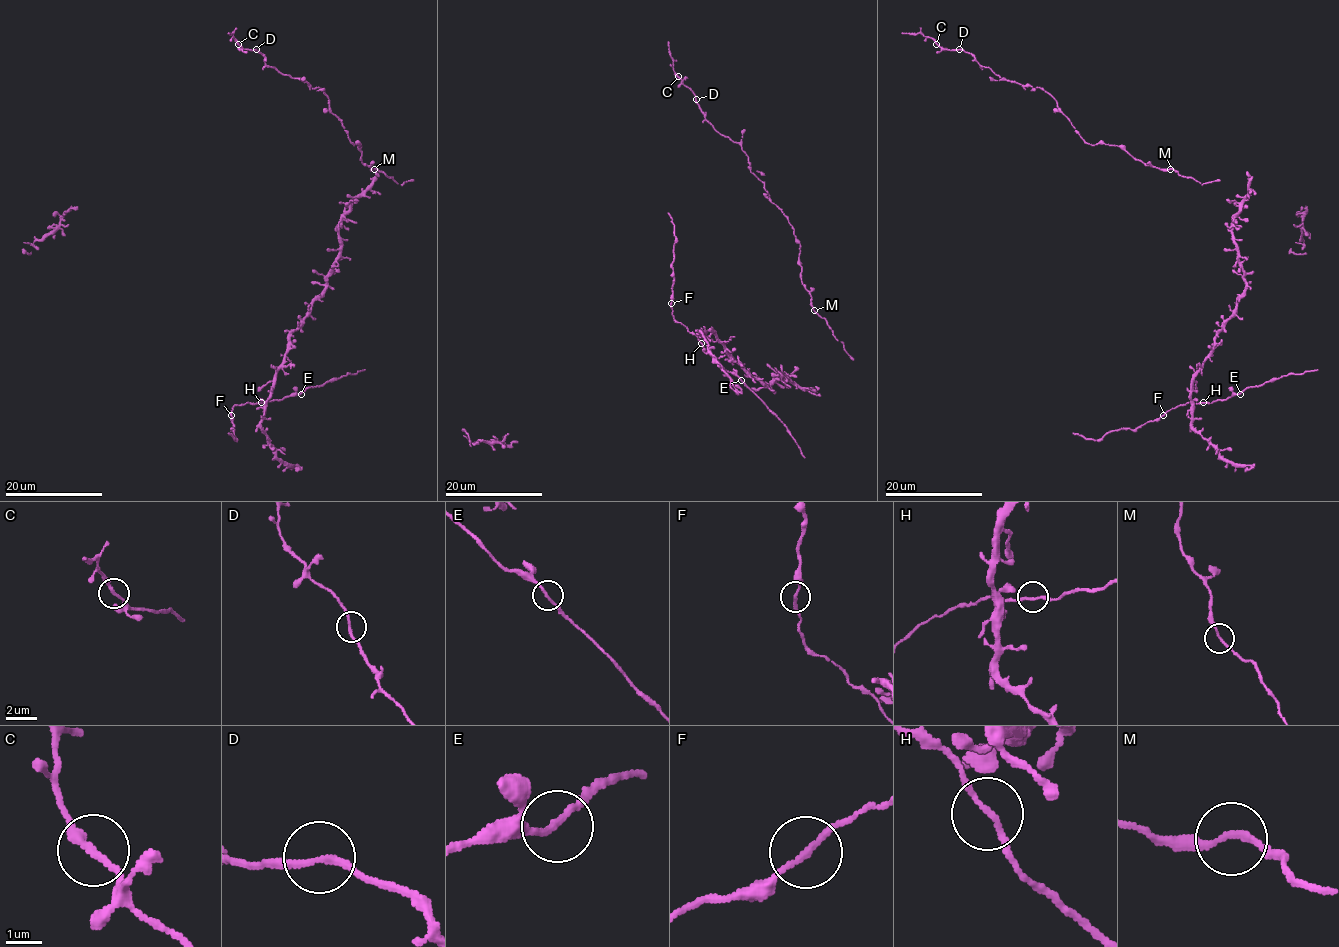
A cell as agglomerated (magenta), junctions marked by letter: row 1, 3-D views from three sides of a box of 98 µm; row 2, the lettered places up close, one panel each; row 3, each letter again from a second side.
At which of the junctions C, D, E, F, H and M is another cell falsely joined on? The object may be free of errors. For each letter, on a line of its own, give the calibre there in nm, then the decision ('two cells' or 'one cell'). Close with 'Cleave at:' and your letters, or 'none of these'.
C: calibre 190 nm; one cell
D: calibre 180 nm; one cell
E: calibre 170 nm; one cell
F: calibre 170 nm; two cells
H: calibre 160 nm; one cell
M: calibre 180 nm; one cell
Cleave at: F

